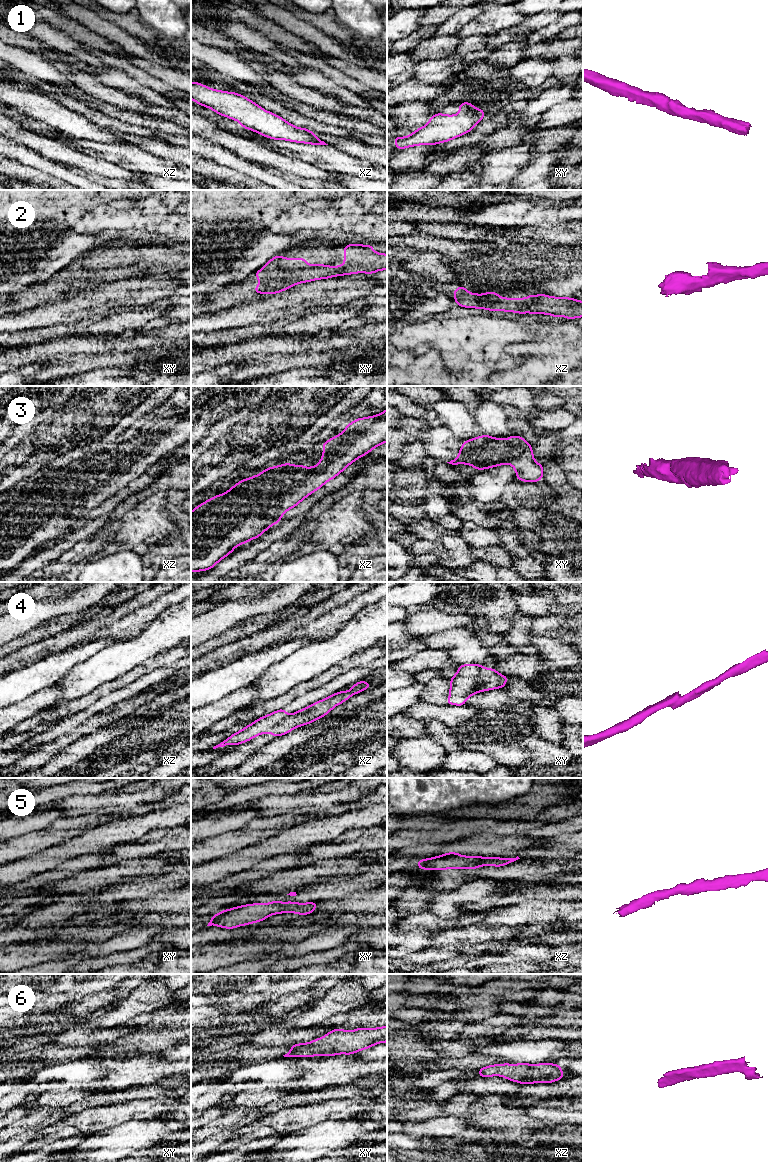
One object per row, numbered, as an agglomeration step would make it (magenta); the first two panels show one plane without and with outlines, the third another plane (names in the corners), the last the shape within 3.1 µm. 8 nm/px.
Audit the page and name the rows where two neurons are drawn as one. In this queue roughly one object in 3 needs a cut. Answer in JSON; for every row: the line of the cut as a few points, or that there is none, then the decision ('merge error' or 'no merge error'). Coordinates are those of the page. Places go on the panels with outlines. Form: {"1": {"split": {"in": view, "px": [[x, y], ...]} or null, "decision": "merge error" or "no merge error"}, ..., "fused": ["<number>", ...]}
{"1": {"split": null, "decision": "no merge error"}, "2": {"split": null, "decision": "no merge error"}, "3": {"split": null, "decision": "no merge error"}, "4": {"split": {"in": "xy", "px": [[482, 667], [477, 677], [477, 689], [479, 691]]}, "decision": "merge error"}, "5": {"split": null, "decision": "no merge error"}, "6": {"split": null, "decision": "no merge error"}, "fused": ["4"]}

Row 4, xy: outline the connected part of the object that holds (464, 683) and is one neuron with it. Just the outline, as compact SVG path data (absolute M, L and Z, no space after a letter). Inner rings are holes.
M463 664L457 673L450 678L450 690L447 705L463 706L468 697L479 693L477 689L477 677L481 671L480 664Z

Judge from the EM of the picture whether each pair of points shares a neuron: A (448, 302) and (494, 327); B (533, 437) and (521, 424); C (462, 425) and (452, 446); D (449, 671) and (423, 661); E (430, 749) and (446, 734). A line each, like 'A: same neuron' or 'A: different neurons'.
A: different neurons
B: same neuron
C: different neurons
D: same neuron
E: different neurons

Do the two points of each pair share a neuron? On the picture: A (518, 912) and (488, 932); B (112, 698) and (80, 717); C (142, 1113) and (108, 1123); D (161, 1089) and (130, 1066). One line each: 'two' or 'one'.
A: two
B: one
C: one
D: two

